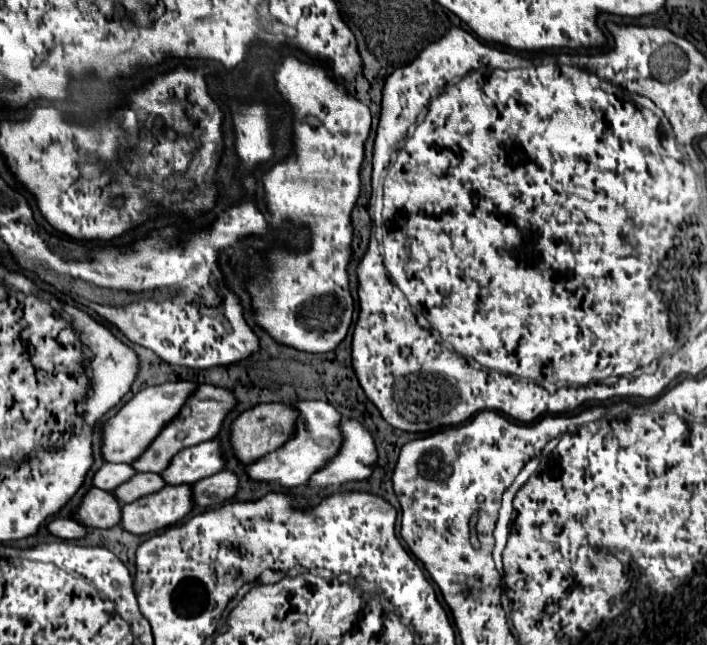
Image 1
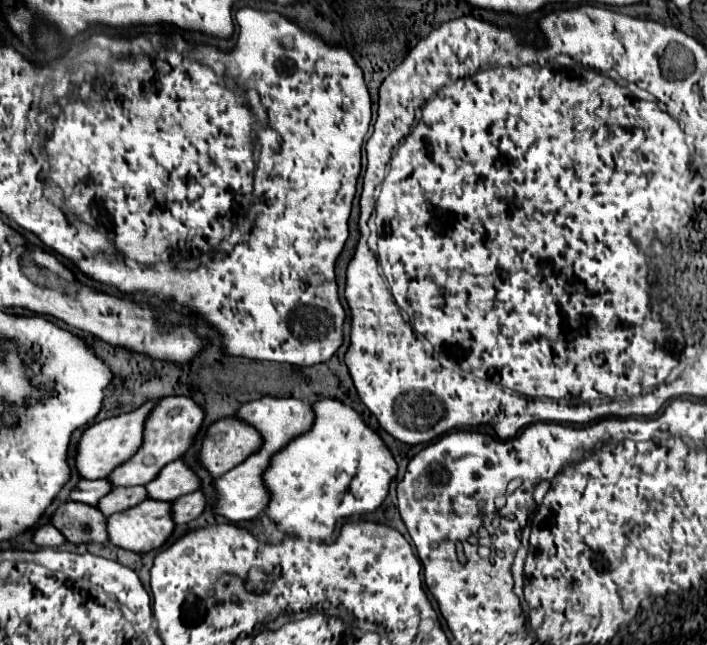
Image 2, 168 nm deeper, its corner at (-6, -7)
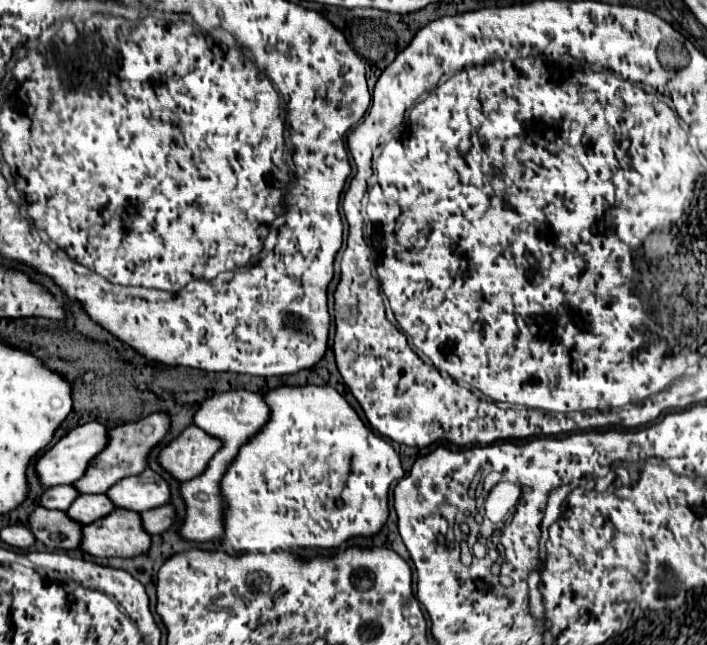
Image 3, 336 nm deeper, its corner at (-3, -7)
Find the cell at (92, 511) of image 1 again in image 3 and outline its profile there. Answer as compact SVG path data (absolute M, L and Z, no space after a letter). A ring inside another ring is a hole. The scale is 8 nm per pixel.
M37 507L29 517L29 527L37 541L43 541L49 549L77 549L81 545L81 525L67 517L65 511Z

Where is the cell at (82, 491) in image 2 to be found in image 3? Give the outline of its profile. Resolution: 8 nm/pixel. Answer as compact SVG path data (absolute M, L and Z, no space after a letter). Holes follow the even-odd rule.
M61 485L61 487L49 487L45 489L43 497L41 497L41 503L43 507L49 507L49 509L61 509L61 511L67 511L71 507L71 501L77 499L77 493L73 485Z

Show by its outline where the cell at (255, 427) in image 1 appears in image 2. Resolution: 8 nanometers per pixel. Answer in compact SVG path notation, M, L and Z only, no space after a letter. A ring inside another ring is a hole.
M234 417L218 419L204 433L198 463L212 477L220 477L240 465L256 447L260 447L260 435L256 435L254 427L238 423Z

